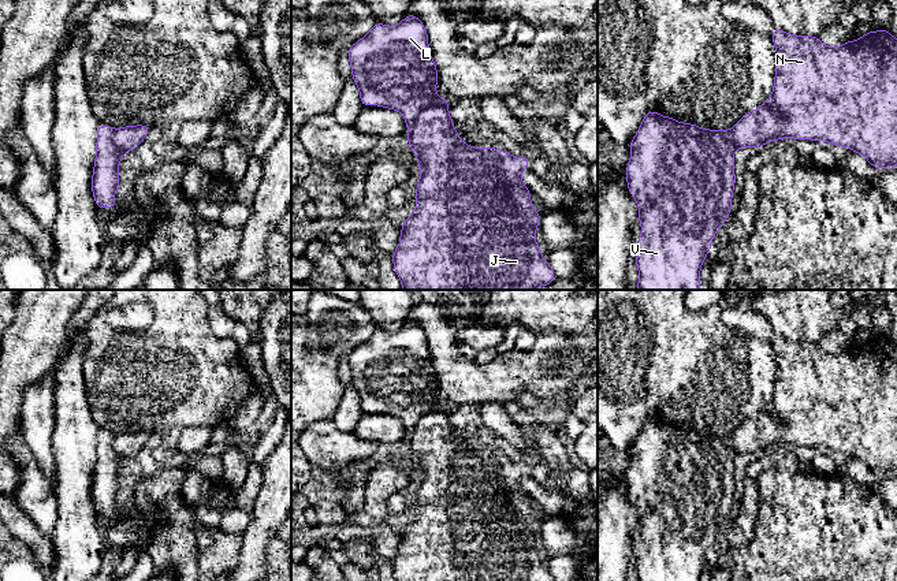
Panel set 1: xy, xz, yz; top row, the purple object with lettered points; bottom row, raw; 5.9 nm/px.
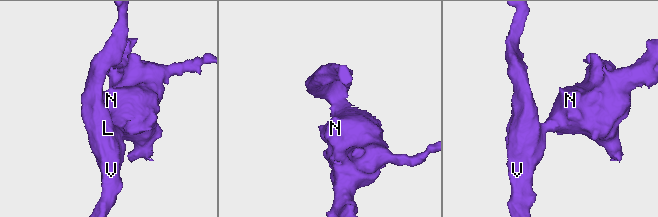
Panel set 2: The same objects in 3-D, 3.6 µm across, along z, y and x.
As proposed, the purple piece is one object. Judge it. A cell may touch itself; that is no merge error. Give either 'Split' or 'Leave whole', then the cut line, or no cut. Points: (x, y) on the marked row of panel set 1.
Split. Split along xz (447, 107), (427, 107), (409, 127)

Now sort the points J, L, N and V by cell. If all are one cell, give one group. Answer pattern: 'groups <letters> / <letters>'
groups J N / L V

